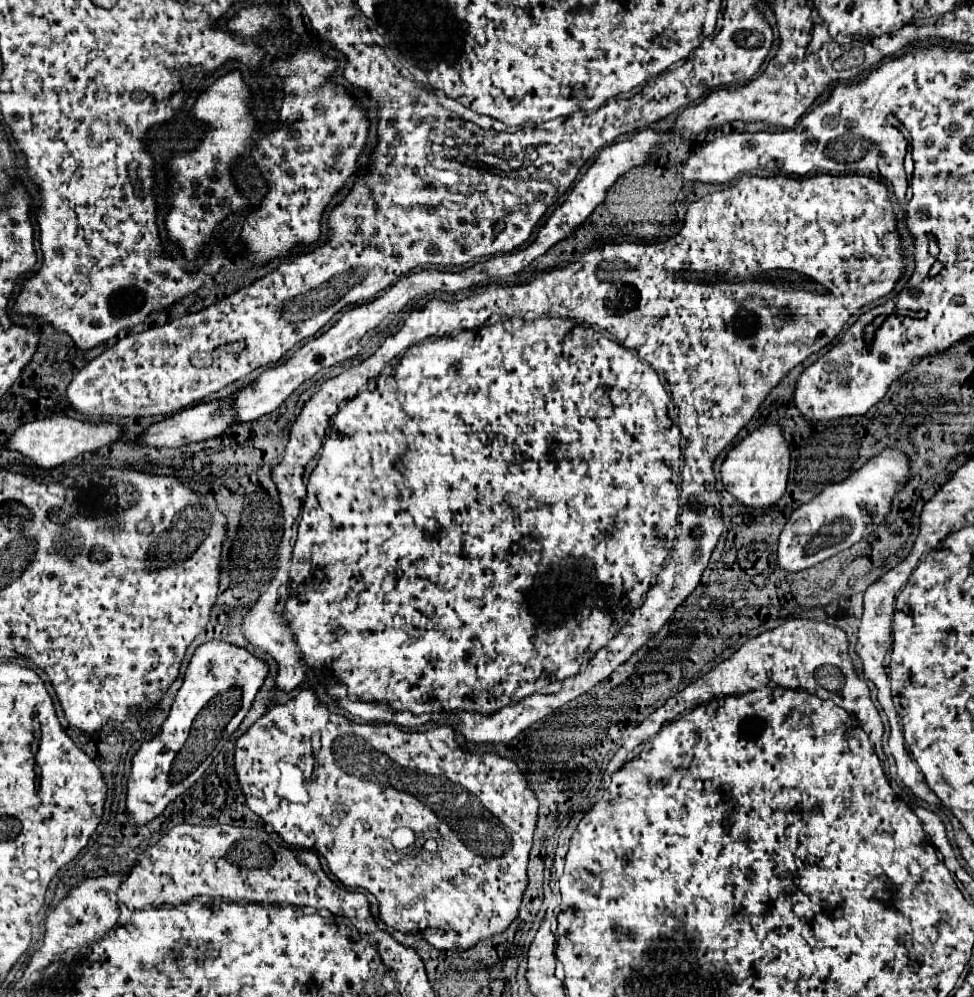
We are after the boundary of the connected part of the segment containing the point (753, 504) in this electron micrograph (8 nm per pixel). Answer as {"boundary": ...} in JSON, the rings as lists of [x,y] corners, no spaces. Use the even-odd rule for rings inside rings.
{"boundary":[[[764,425],[744,437],[726,455],[720,475],[724,489],[750,509],[768,509],[786,493],[786,481],[790,471],[790,451],[778,425]]]}

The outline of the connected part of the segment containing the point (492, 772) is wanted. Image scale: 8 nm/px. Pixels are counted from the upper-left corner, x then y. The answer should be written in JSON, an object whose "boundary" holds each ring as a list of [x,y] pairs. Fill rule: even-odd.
{"boundary":[[[302,691],[288,703],[276,705],[274,709],[270,709],[242,737],[238,737],[234,769],[238,773],[238,781],[246,795],[248,807],[256,815],[260,815],[266,823],[270,823],[288,846],[297,847],[298,845],[298,847],[314,849],[316,853],[324,855],[330,871],[336,875],[336,879],[342,885],[368,889],[378,899],[380,919],[386,925],[404,933],[414,933],[414,935],[418,933],[436,949],[464,951],[476,945],[480,939],[502,933],[516,919],[520,899],[528,883],[526,865],[528,865],[528,853],[532,847],[538,801],[534,793],[528,789],[526,777],[518,771],[518,765],[514,761],[492,755],[492,753],[486,753],[486,755],[464,753],[462,749],[458,749],[454,741],[452,727],[444,725],[444,727],[434,727],[430,731],[402,731],[396,725],[386,725],[386,723],[358,723],[358,721],[350,721],[344,715],[330,713],[318,703],[312,691]],[[398,827],[408,827],[416,835],[416,841],[406,849],[396,849],[392,845],[392,831]],[[430,839],[436,843],[436,851],[428,851],[424,847],[424,843],[428,843]]]}

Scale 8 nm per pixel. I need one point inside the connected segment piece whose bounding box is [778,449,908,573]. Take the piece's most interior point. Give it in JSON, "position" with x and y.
{"position":[842,514]}

